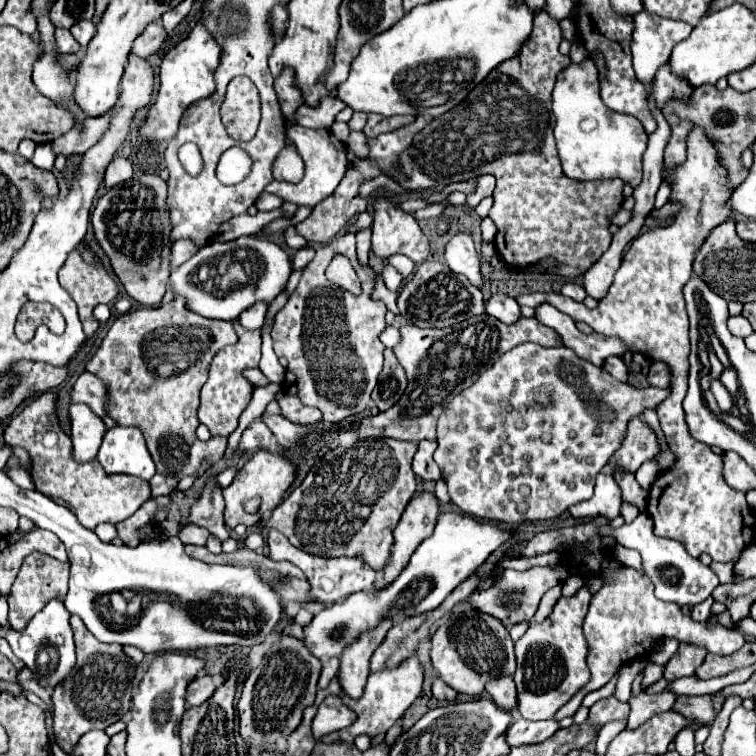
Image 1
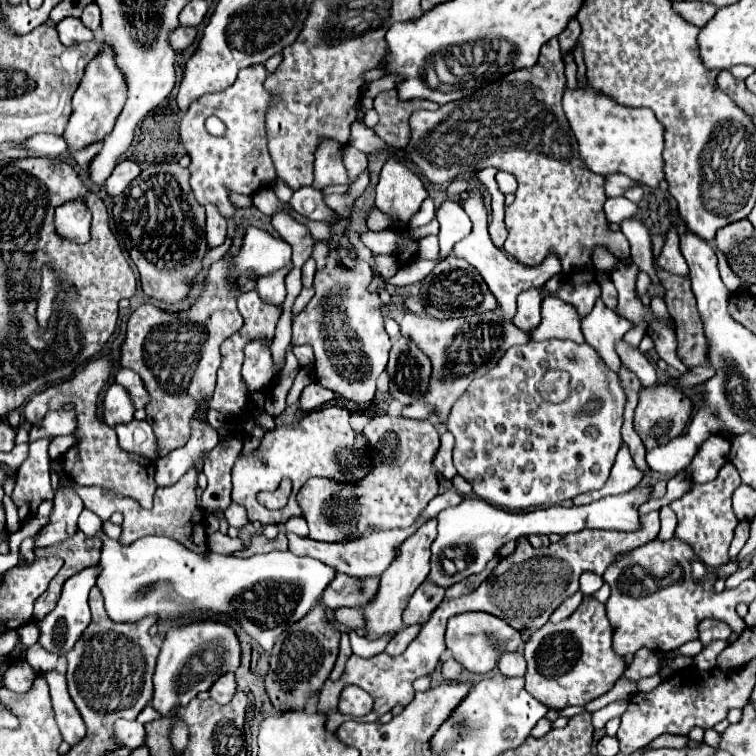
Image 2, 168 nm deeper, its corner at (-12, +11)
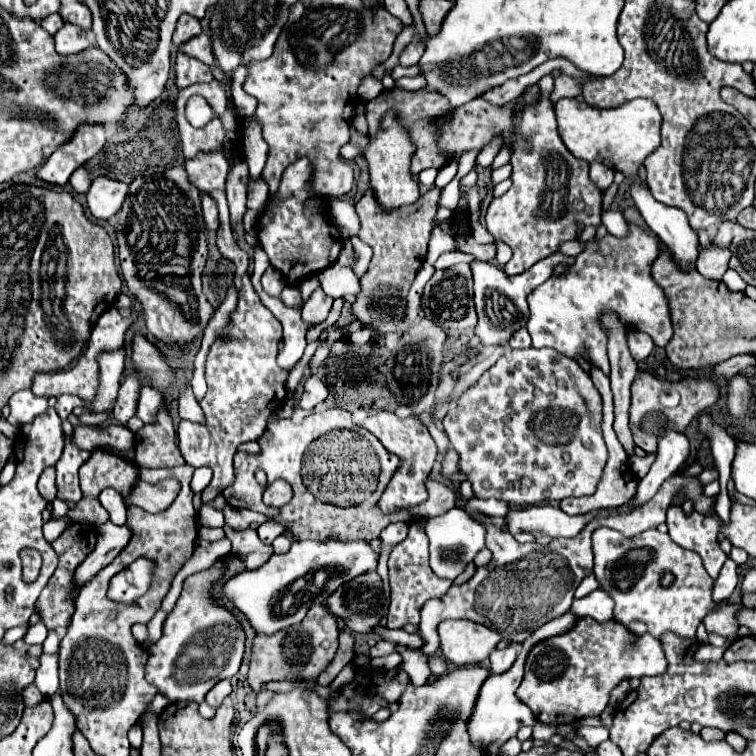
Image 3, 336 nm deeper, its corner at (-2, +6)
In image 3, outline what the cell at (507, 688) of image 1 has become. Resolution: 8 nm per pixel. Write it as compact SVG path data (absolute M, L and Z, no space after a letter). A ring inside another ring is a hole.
M496 648L490 654L490 670L494 674L502 674L502 672L510 670L514 662L516 662L516 650L514 648L504 648L504 650Z

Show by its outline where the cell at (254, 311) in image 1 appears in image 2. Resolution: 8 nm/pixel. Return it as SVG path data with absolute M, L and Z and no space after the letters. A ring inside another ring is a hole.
M288 263L288 269L280 269L280 273L268 273L268 277L258 277L256 291L264 303L280 305L286 299L286 285L284 279L292 271L292 263Z

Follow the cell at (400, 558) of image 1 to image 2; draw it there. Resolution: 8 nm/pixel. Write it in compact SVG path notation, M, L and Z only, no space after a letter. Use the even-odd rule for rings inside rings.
M436 519L426 521L412 537L408 537L402 545L400 545L400 557L396 557L390 565L390 569L384 571L382 581L380 581L380 589L378 595L372 603L368 603L364 607L364 615L366 615L366 631L370 639L376 639L384 633L392 633L398 631L404 623L402 623L402 611L406 609L412 593L420 587L420 583L428 577L428 565L430 565L430 545L436 539Z

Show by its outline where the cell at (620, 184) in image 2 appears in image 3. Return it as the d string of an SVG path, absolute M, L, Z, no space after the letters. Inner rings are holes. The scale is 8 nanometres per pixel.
M592 162L590 164L590 180L600 188L600 190L606 190L610 188L612 180L614 180L614 170L598 164L598 162Z

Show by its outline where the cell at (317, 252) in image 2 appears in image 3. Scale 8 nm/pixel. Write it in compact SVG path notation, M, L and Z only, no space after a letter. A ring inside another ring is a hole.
M286 286L282 290L282 302L290 308L300 308L302 306L302 296L300 296L300 290L296 286Z

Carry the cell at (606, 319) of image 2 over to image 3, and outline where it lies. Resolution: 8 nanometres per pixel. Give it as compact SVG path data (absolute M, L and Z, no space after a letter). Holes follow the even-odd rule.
M590 362L590 376L598 388L598 392L602 394L602 402L604 402L604 420L602 420L602 434L604 434L604 440L606 440L606 446L608 446L608 462L606 462L606 468L604 468L604 474L602 474L602 480L598 484L598 490L592 494L592 496L580 496L580 498L566 498L560 502L560 508L566 512L566 514L586 514L586 510L594 510L594 508L602 508L602 506L620 506L622 502L630 500L634 496L634 490L638 486L638 476L634 472L630 472L630 466L628 466L628 454L624 450L624 446L620 444L620 440L616 438L614 430L612 430L612 422L614 422L614 406L612 406L612 390L610 390L610 378Z

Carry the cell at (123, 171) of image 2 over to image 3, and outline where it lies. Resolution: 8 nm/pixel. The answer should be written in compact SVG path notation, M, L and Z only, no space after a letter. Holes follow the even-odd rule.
M98 176L92 182L90 190L86 192L86 202L92 216L104 218L104 220L114 216L122 206L126 190L128 190L126 182L114 180L110 176Z

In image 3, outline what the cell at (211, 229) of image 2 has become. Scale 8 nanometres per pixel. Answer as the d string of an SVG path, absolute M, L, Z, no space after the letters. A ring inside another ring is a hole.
M202 194L202 212L204 212L206 228L214 232L214 230L218 228L218 206L216 206L216 202L214 202L210 196L206 196L206 194Z

